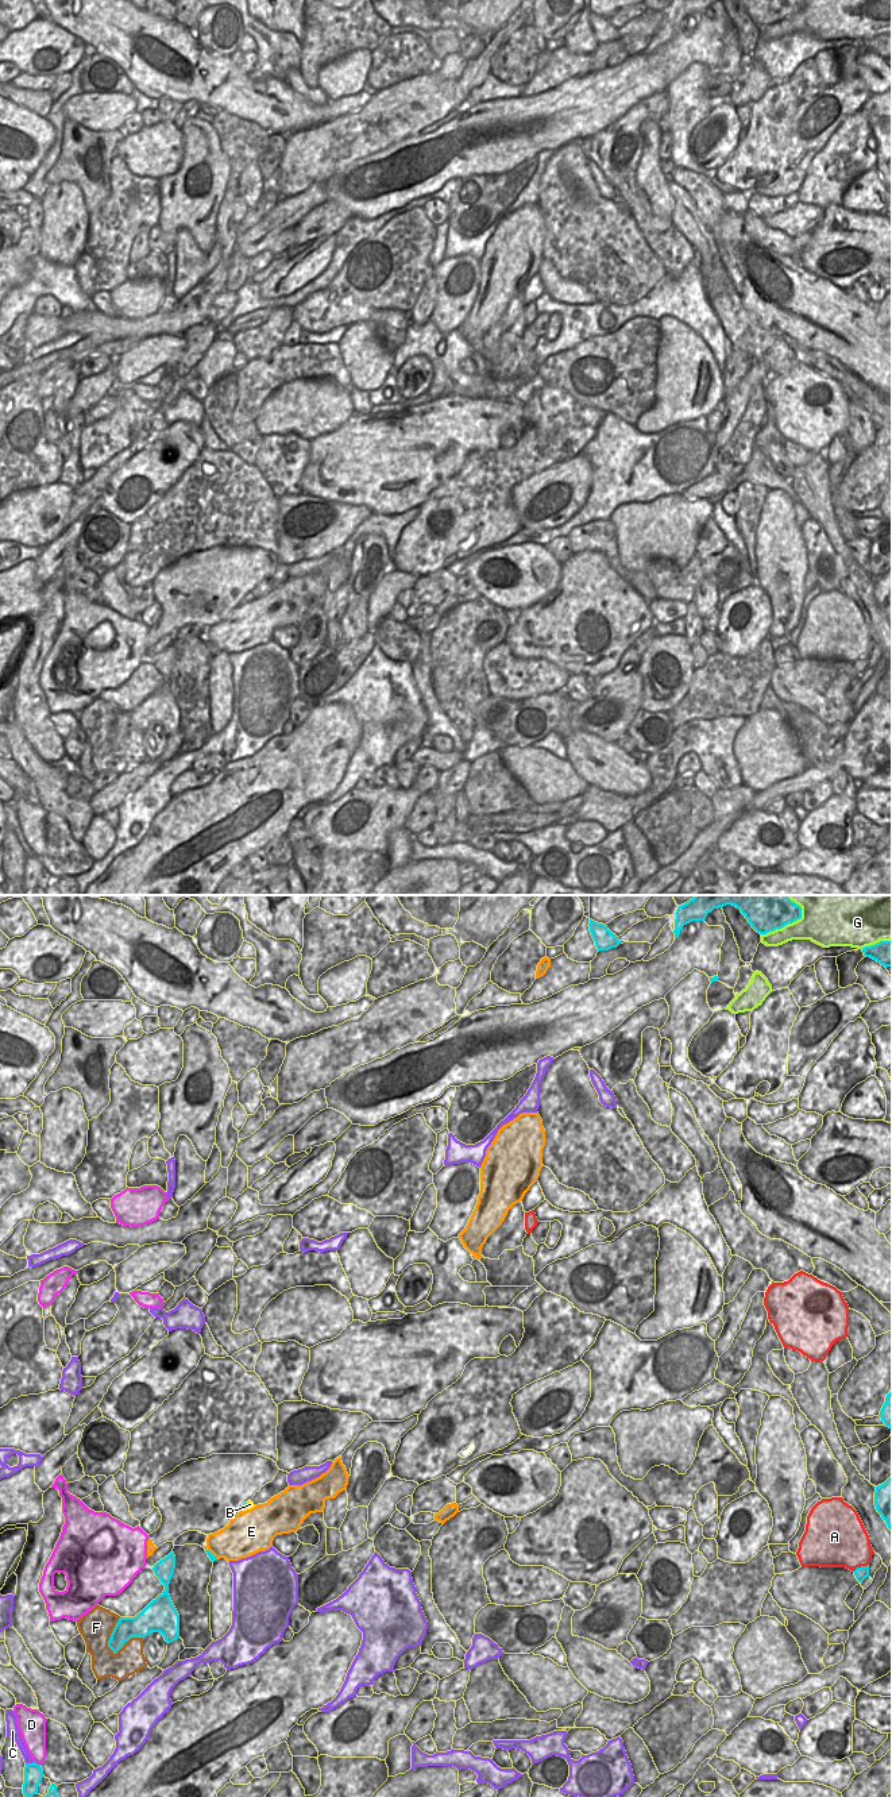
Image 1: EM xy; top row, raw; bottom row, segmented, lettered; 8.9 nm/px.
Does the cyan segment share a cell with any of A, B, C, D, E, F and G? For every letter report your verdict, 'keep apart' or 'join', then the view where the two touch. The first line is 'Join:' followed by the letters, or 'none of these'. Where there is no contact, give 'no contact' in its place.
Join: none of these
A: keep apart; contact in xy
B: keep apart; contact in xy
C: keep apart; contact in xy
D: keep apart; contact in xy
E: keep apart; contact in xy
F: keep apart; contact in xy
G: keep apart; contact in xy

